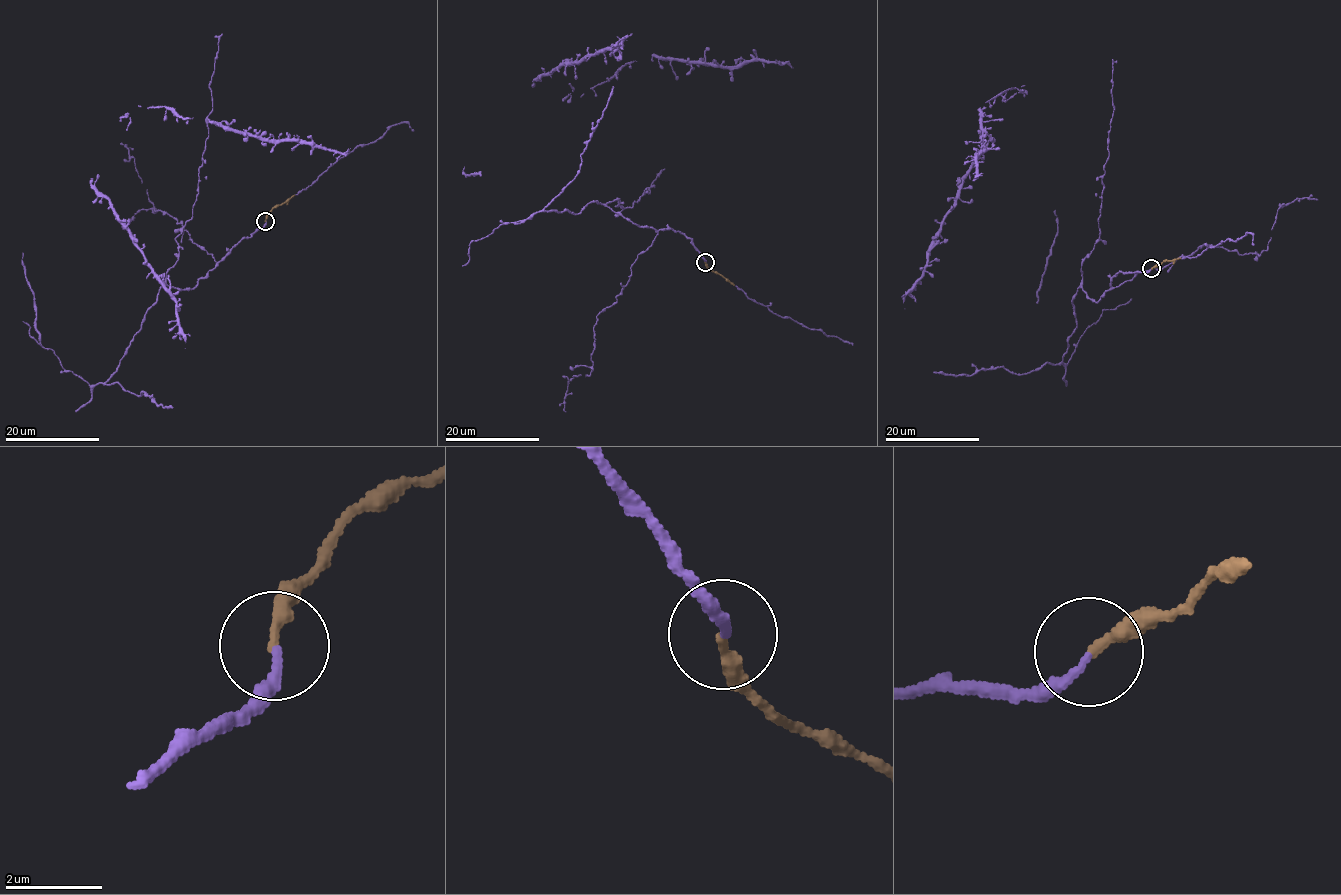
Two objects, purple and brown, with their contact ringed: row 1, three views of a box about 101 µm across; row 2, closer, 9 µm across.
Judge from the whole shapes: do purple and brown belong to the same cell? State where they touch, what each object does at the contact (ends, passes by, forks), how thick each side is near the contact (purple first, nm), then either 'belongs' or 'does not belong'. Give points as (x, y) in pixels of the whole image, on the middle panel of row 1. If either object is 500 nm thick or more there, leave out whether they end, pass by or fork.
(705, 262) | purple ends | brown ends | 170/240 nm | belongs

